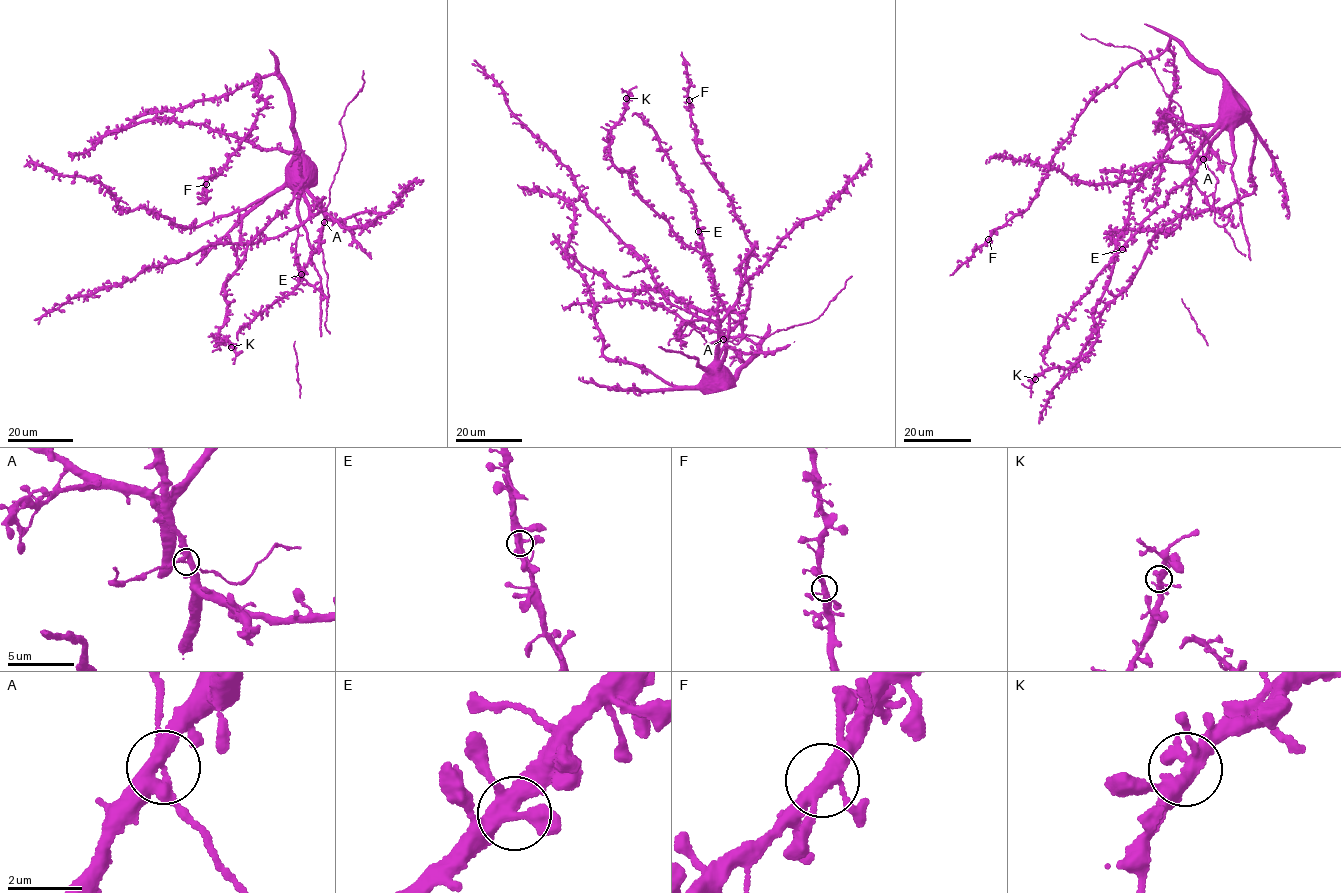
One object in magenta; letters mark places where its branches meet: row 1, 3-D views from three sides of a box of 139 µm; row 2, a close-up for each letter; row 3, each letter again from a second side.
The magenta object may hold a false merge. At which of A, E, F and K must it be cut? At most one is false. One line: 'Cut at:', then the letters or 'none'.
Cut at: none

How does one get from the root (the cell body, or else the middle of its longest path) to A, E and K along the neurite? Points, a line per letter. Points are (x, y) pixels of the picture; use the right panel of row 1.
A: (1221, 104), (1219, 114), (1225, 122), (1224, 129), (1211, 143), (1203, 159)
E: (1221, 104), (1219, 114), (1225, 128), (1211, 143), (1208, 153), (1193, 174), (1174, 189), (1122, 249)
K: (1221, 104), (1217, 122), (1179, 134), (1134, 189), (1110, 279), (1093, 314), (1091, 348), (1071, 366), (1035, 379)

